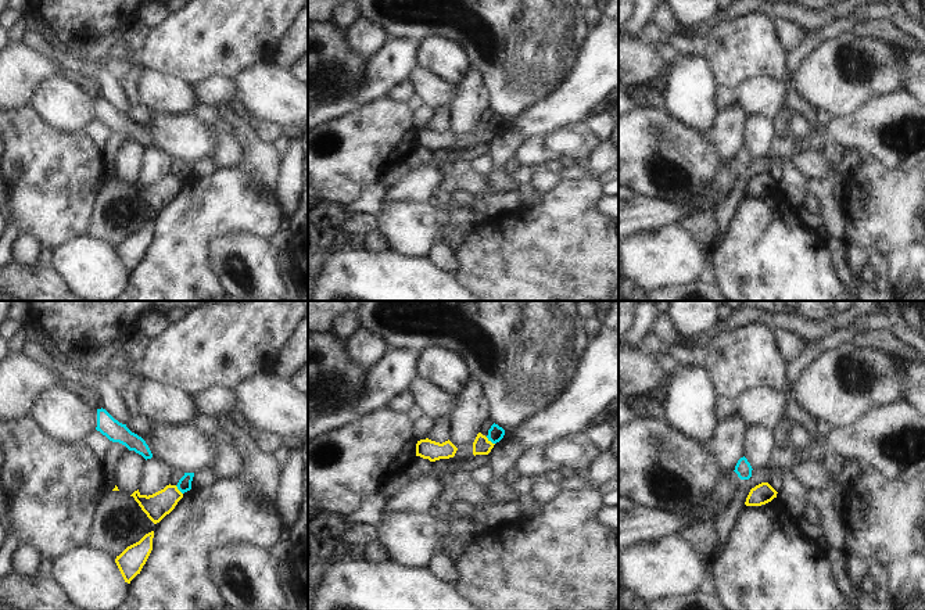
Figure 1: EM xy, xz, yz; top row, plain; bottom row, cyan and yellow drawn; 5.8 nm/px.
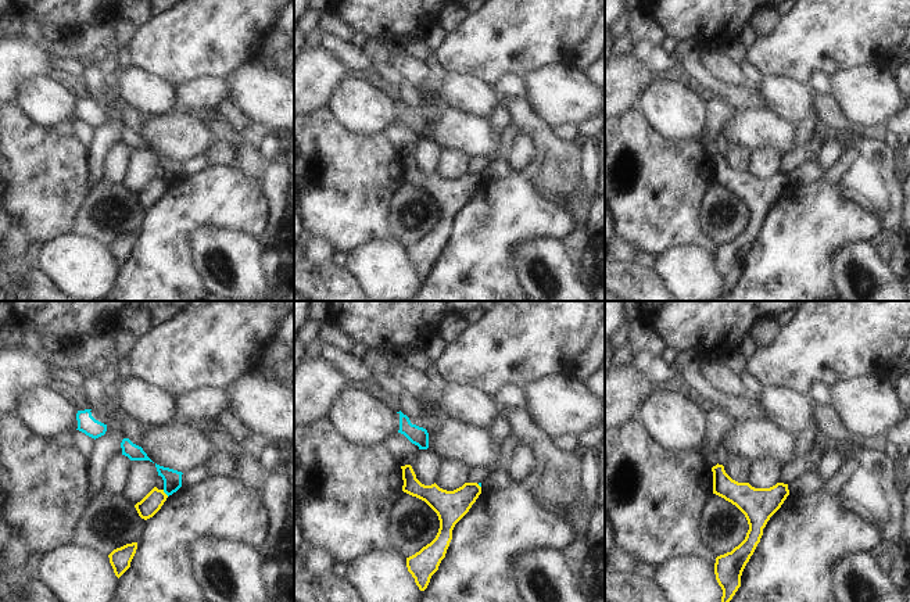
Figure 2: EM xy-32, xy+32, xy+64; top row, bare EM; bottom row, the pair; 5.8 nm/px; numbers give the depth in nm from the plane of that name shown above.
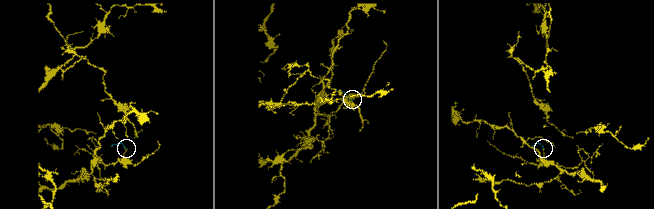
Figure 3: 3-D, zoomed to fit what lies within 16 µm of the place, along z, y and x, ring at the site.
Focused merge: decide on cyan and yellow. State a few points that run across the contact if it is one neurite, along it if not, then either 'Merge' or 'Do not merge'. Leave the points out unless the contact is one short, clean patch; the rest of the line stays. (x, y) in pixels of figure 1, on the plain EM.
Line: xz (486, 126), (494, 133). Do not merge.

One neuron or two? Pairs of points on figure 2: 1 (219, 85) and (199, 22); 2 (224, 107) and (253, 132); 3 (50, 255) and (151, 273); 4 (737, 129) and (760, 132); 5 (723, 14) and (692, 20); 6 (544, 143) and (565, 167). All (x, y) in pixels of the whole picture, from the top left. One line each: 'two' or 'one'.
1: two
2: one
3: two
4: one
5: one
6: one

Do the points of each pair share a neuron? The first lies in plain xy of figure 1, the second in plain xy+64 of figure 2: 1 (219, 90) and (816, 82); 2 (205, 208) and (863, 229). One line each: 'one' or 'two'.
1: one
2: one

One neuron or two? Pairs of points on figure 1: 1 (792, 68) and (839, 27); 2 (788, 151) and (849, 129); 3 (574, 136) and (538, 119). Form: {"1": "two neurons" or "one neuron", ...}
{"1": "one neuron", "2": "one neuron", "3": "two neurons"}

